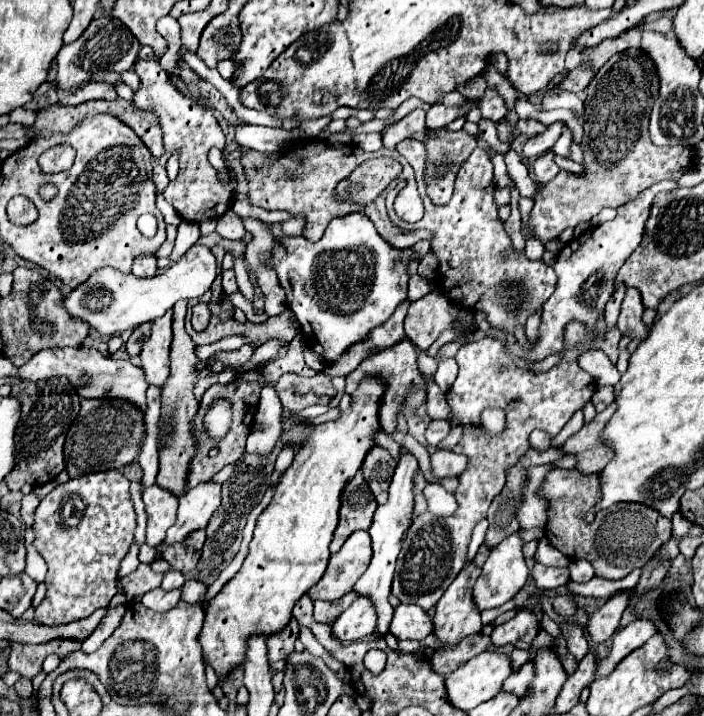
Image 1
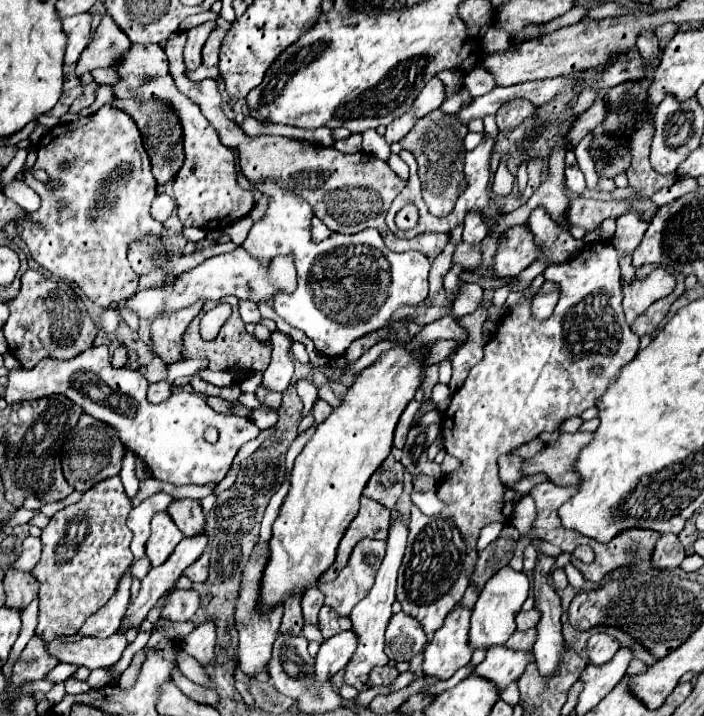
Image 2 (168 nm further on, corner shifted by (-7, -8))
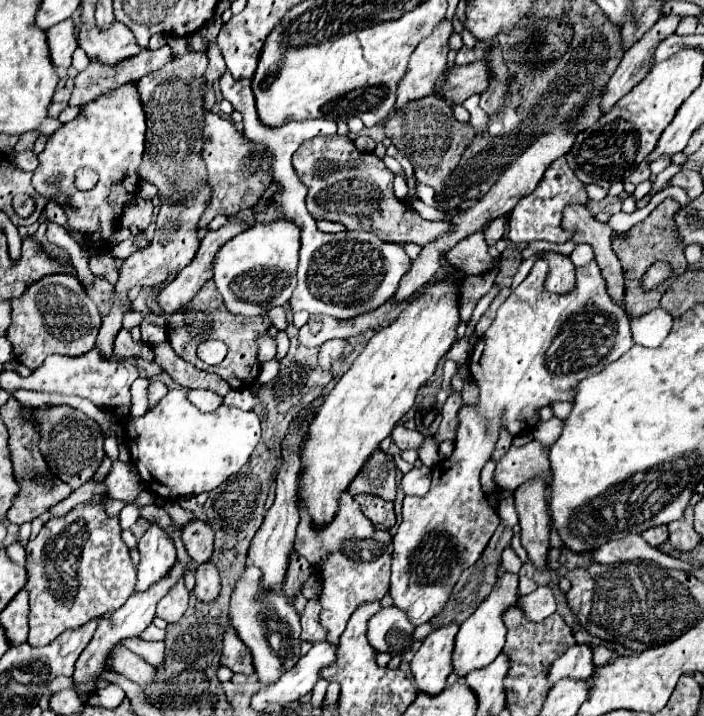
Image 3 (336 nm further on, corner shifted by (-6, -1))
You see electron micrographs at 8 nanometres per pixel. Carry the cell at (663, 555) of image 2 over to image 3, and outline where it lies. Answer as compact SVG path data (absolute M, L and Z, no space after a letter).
M655 526L655 528L649 528L649 530L643 532L641 536L643 536L651 546L661 546L661 544L669 538L667 526Z

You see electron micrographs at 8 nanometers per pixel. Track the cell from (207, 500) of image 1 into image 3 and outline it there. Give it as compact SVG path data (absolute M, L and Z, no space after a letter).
M177 562L175 568L171 568L171 576L167 576L167 580L163 580L163 584L157 584L155 588L149 588L147 592L131 594L129 600L127 600L121 608L113 610L113 612L107 616L107 620L105 620L105 618L99 620L93 640L91 640L89 646L81 652L81 656L79 656L77 664L75 664L73 686L75 686L75 692L77 692L77 694L91 694L91 692L95 692L95 688L97 688L95 682L99 680L99 676L101 676L103 672L109 670L109 660L111 660L111 654L113 654L115 646L119 646L119 644L121 644L123 640L127 640L127 638L135 638L135 636L139 636L139 634L141 634L141 632L153 622L157 602L169 592L171 584L175 584L175 580L177 580L183 572L185 572L185 568Z

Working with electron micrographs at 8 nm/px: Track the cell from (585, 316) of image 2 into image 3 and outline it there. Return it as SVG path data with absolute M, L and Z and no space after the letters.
M537 260L529 276L511 292L511 296L497 310L497 318L481 336L481 342L477 342L469 358L469 372L479 386L479 402L475 406L461 408L455 450L447 462L441 462L441 468L433 468L431 490L421 498L403 498L403 522L393 536L395 548L389 596L399 610L405 610L409 622L415 626L425 624L431 616L435 616L435 612L443 608L461 572L479 560L489 538L499 526L499 518L495 516L487 496L481 490L479 472L493 454L501 426L509 426L509 432L513 436L521 432L531 432L539 422L537 410L541 406L549 406L553 402L573 402L577 394L577 384L583 378L601 372L605 366L615 362L633 346L629 320L625 312L611 302L605 288L605 280L601 278L601 272L595 262L577 268L577 288L567 296L547 292L545 276L547 264L545 260Z

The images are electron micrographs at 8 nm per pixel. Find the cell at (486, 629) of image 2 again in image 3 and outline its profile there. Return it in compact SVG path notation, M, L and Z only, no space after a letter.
M503 574L493 592L491 592L491 598L487 598L477 610L473 616L469 616L469 620L465 620L455 636L455 650L453 650L453 658L451 658L451 664L453 664L453 672L457 676L467 676L469 672L473 670L479 670L479 668L485 668L487 664L491 664L503 650L503 644L505 644L505 632L507 628L503 628L503 612L511 606L517 604L517 574Z

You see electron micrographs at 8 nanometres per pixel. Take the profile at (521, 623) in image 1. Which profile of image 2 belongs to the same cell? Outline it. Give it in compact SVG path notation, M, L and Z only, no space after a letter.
M494 645L488 649L486 659L476 667L480 677L492 679L502 691L510 681L518 679L526 665L534 659L532 651L512 651L506 645Z

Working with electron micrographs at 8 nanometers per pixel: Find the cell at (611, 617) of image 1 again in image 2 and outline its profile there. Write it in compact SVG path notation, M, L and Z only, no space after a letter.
M594 631L588 639L588 657L590 657L590 663L592 665L602 665L606 663L608 659L612 659L612 655L618 651L620 643L616 637L608 635L608 633L598 633Z

